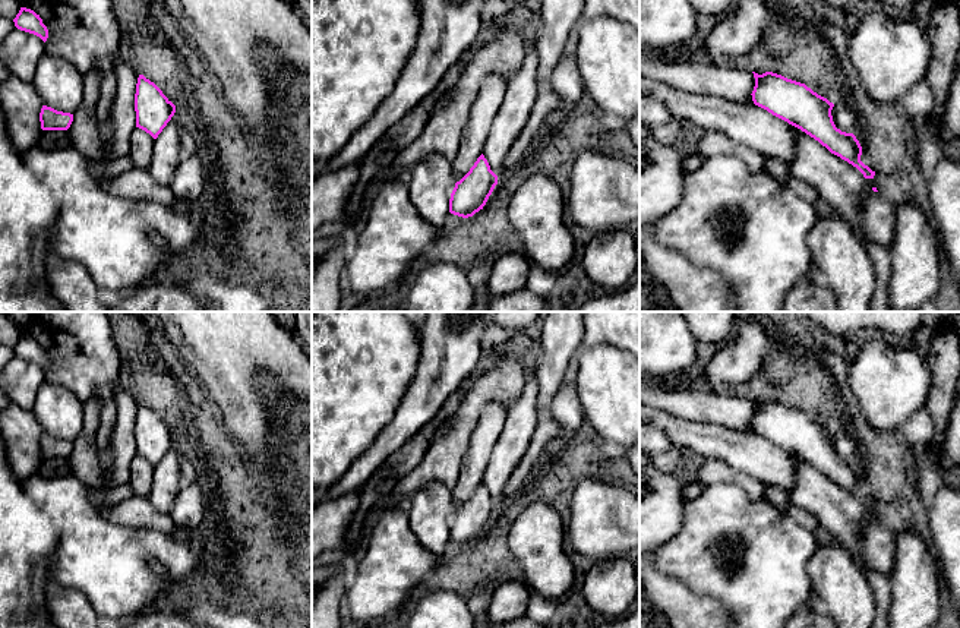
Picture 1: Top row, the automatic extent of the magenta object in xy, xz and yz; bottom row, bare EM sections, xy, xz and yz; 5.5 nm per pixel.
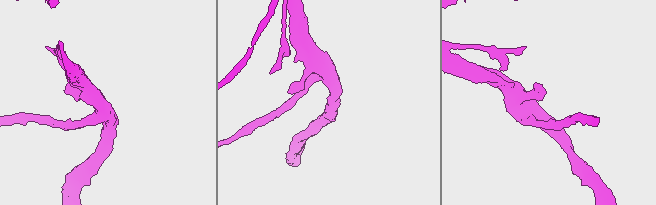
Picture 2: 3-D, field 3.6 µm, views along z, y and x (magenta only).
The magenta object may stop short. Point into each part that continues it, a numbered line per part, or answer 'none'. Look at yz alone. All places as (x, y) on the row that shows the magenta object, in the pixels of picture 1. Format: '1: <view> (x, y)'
1: yz (843, 186)

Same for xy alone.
1: xy (167, 154)

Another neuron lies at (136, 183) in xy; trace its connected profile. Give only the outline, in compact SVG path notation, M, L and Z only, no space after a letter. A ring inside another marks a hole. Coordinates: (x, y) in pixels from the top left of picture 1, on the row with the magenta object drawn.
M132 168L111 180L101 180L104 190L127 199L146 199L167 206L181 206L195 212L195 206L180 202L170 186L157 183L148 168Z

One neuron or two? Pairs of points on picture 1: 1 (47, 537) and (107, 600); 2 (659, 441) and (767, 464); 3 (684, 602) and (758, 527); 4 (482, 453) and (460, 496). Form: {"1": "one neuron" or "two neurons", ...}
{"1": "two neurons", "2": "two neurons", "3": "two neurons", "4": "one neuron"}

